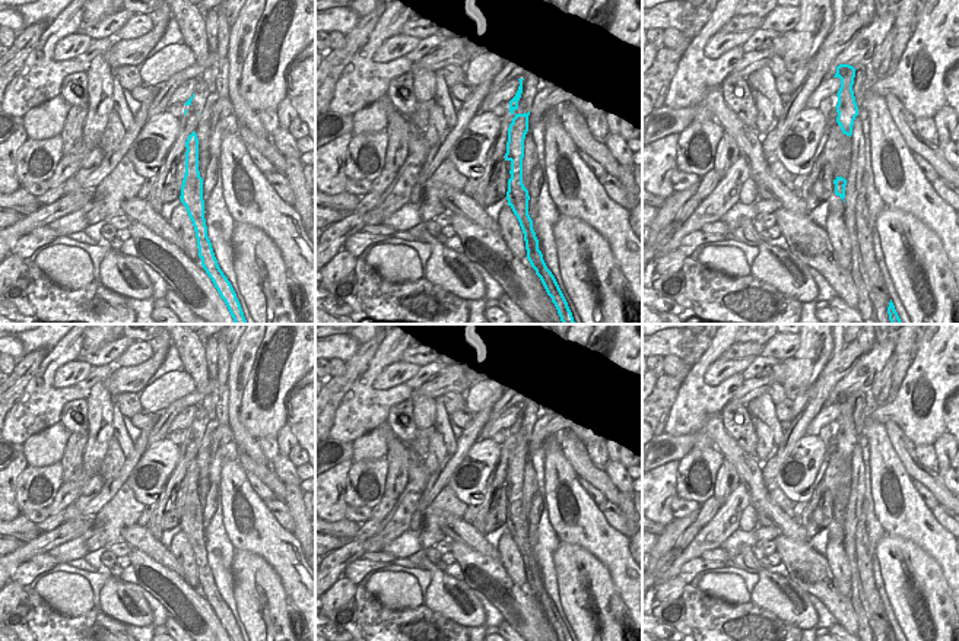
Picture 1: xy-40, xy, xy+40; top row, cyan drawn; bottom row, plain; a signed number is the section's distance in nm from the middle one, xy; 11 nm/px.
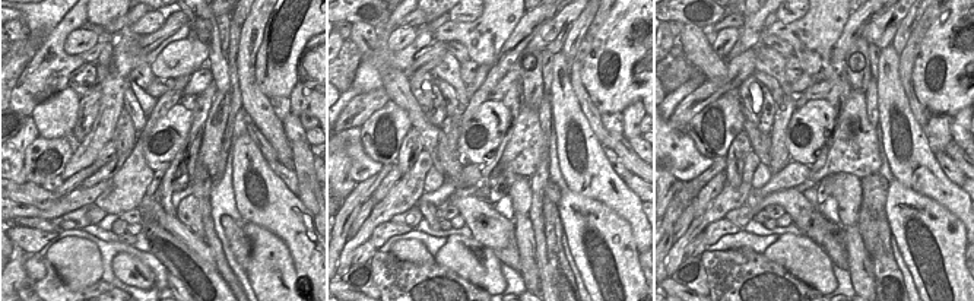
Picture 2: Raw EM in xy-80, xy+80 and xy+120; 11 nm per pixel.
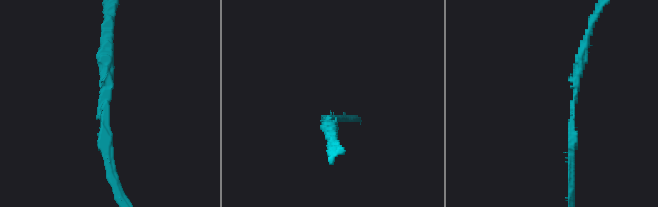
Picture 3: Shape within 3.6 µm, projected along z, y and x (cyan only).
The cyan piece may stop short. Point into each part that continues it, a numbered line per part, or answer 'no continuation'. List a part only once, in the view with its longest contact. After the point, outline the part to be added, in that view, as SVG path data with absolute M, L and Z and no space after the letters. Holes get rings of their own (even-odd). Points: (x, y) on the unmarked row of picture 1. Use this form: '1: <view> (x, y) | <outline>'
no continuation

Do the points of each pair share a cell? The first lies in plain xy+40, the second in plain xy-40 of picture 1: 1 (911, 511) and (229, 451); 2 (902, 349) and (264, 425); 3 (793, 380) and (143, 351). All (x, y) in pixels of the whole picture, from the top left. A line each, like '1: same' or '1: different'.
1: different
2: different
3: different

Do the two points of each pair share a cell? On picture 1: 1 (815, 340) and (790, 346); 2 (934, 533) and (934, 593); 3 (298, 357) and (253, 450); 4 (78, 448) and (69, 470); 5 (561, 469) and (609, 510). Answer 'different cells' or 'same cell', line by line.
1: different cells
2: different cells
3: different cells
4: same cell
5: different cells

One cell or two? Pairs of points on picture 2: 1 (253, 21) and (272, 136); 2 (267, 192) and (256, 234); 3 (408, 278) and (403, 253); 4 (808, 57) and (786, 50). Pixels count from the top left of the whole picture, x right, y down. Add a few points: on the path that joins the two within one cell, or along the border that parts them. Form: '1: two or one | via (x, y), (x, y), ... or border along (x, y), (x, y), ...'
1: one | via (247, 50), (247, 85), (257, 107)
2: two | border along (246, 221), (267, 228), (286, 246)
3: two | border along (389, 252), (397, 259), (415, 263), (434, 263)
4: two | border along (767, 31), (783, 38), (795, 53)

